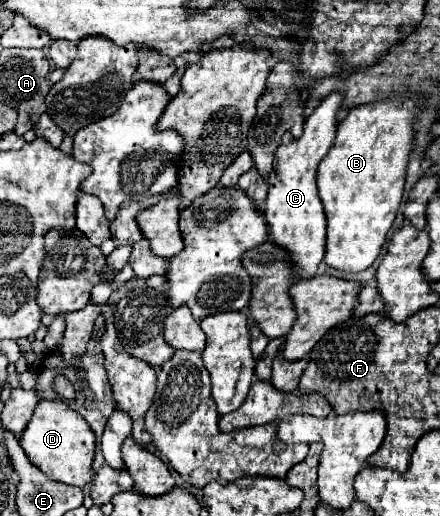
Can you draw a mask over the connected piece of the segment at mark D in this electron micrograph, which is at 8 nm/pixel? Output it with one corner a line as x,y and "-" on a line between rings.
42,399
34,409
34,415
24,433
20,435
20,443
32,463
36,463
50,479
76,487
84,487
92,481
92,461
96,449
94,433
88,423
64,401

